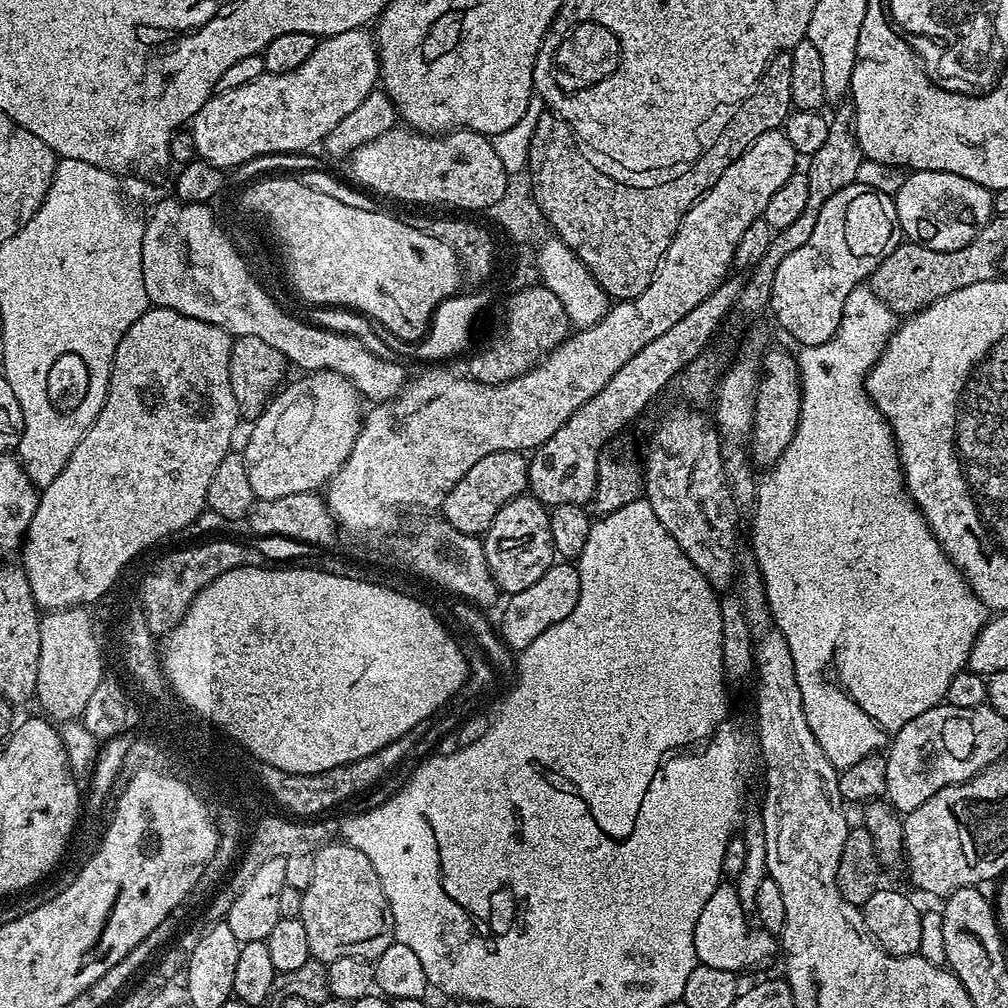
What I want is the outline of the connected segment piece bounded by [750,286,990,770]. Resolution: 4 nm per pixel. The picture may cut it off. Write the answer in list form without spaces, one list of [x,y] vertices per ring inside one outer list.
[[[856,286],[849,297],[846,298],[845,308],[841,314],[841,324],[837,328],[837,332],[830,338],[829,341],[822,342],[821,345],[810,345],[808,347],[801,347],[798,355],[796,356],[796,364],[800,368],[800,417],[798,418],[798,426],[796,427],[796,433],[794,438],[790,438],[790,444],[786,446],[786,450],[776,459],[775,464],[771,465],[767,469],[768,472],[759,477],[756,485],[756,510],[751,517],[750,523],[752,523],[752,536],[756,539],[756,557],[754,557],[754,563],[760,570],[760,577],[764,580],[764,593],[768,599],[768,615],[772,618],[774,627],[786,638],[786,642],[792,645],[792,657],[794,658],[794,670],[796,671],[796,681],[800,687],[800,693],[802,694],[802,702],[804,703],[804,713],[806,714],[806,722],[810,726],[810,730],[814,734],[814,738],[819,744],[823,744],[824,753],[829,762],[834,765],[838,770],[843,770],[853,766],[854,763],[859,762],[862,758],[866,758],[867,755],[872,753],[879,753],[881,750],[887,749],[891,744],[892,739],[898,734],[898,730],[902,730],[902,726],[906,726],[906,722],[910,722],[910,718],[918,718],[918,714],[926,714],[926,710],[935,708],[937,704],[944,700],[946,690],[950,686],[950,682],[954,682],[954,674],[965,671],[968,655],[970,650],[974,646],[974,642],[978,638],[978,634],[983,630],[985,624],[990,619],[989,609],[984,607],[983,602],[980,601],[972,593],[972,588],[968,585],[968,581],[965,580],[963,572],[953,564],[950,557],[944,553],[940,543],[937,542],[936,536],[932,532],[932,527],[926,522],[926,518],[921,514],[920,509],[917,508],[915,502],[913,502],[911,496],[906,494],[904,486],[904,473],[900,466],[900,454],[896,451],[896,440],[892,437],[892,427],[888,425],[884,415],[872,405],[872,399],[868,397],[868,392],[864,389],[864,381],[866,379],[866,373],[868,369],[872,368],[876,364],[876,360],[884,352],[884,348],[888,345],[888,339],[891,338],[893,332],[898,327],[898,317],[895,312],[892,312],[886,306],[886,302],[882,302],[875,294],[872,293],[871,287],[868,286]]]

